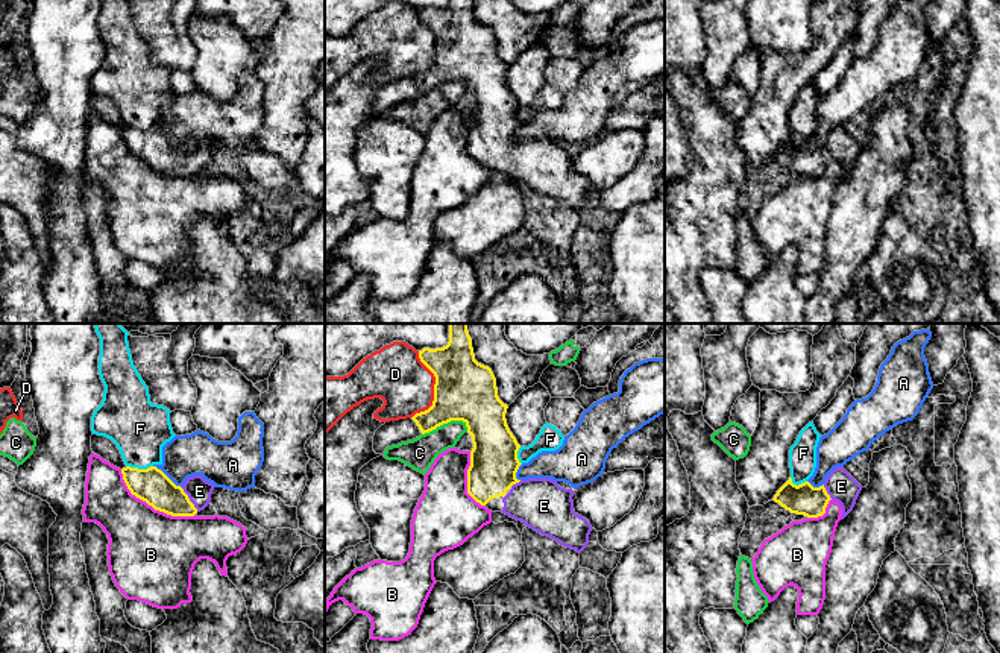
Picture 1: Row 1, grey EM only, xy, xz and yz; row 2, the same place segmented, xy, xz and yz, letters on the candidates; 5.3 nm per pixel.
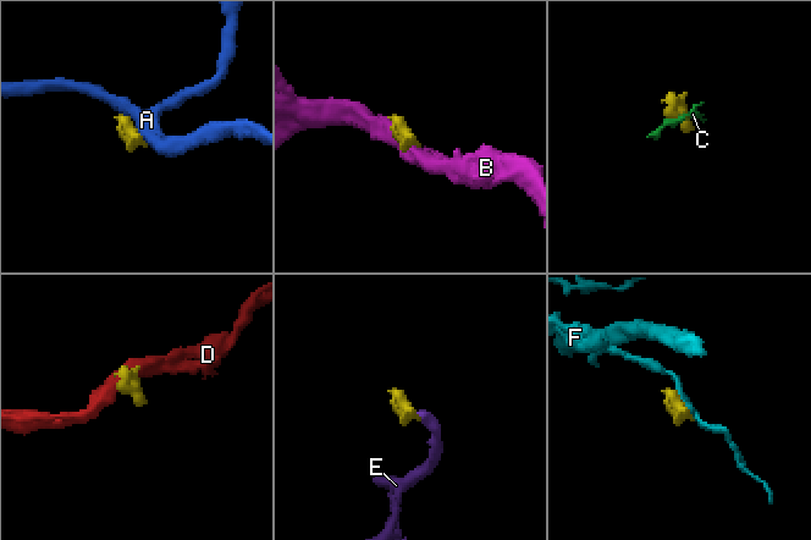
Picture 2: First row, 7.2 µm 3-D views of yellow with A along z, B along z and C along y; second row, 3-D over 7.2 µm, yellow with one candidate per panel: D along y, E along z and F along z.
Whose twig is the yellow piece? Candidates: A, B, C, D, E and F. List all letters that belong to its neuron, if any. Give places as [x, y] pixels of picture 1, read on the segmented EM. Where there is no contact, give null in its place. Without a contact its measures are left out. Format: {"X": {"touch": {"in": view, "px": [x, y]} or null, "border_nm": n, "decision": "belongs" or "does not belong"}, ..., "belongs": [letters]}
{"A": {"touch": {"in": "xy", "px": [166, 476]}, "border_nm": 180, "decision": "does not belong"}, "B": {"touch": {"in": "xy", "px": [152, 506]}, "border_nm": 460, "decision": "does not belong"}, "C": {"touch": {"in": "xz", "px": [445, 422]}, "border_nm": 260, "decision": "does not belong"}, "D": {"touch": {"in": "xz", "px": [434, 388]}, "border_nm": 360, "decision": "does not belong"}, "E": {"touch": {"in": "xy", "px": [188, 498]}, "border_nm": 170, "decision": "belongs"}, "F": {"touch": {"in": "xy", "px": [140, 470]}, "border_nm": 140, "decision": "does not belong"}, "belongs": ["E"]}

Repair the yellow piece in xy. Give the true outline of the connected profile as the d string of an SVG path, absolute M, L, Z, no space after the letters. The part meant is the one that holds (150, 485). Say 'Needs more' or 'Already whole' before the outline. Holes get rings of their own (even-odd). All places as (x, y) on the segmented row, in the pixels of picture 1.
Needs more. M126 466L121 474L132 495L171 516L194 516L209 504L214 491L214 484L202 475L188 477L182 486L176 486L156 466Z

